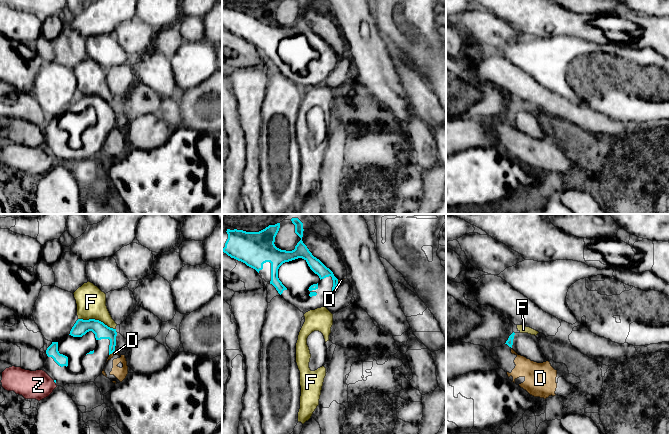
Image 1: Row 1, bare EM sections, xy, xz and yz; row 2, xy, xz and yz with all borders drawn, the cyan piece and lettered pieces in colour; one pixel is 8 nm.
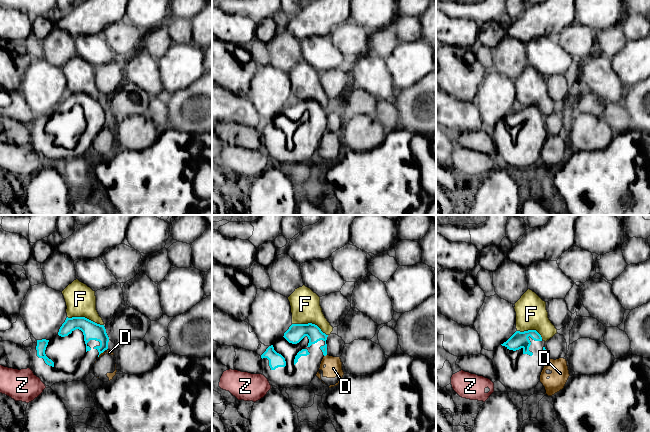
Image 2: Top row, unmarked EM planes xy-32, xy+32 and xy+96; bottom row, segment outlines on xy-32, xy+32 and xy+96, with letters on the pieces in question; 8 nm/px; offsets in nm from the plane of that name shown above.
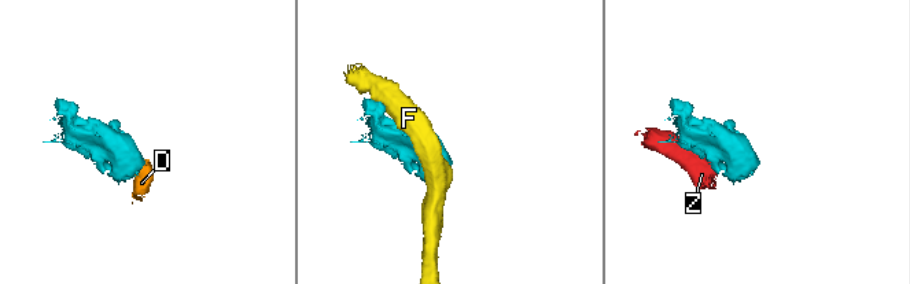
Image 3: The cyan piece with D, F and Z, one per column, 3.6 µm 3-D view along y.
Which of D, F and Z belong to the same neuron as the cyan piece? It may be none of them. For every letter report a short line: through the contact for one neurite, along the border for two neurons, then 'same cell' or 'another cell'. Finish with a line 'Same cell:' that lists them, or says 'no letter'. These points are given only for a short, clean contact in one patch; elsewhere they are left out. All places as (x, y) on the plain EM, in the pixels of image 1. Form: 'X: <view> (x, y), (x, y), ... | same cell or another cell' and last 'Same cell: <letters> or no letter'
D: xy (114, 126), (109, 131) | another cell
F: another cell
Z: another cell
Same cell: no letter

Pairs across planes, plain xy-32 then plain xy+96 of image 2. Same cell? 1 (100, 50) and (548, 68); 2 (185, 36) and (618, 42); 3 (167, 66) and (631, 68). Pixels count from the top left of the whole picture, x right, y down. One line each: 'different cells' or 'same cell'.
1: same cell
2: different cells
3: same cell

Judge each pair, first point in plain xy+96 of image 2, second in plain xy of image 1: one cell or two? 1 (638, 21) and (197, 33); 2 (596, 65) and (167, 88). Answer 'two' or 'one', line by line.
1: one
2: one

